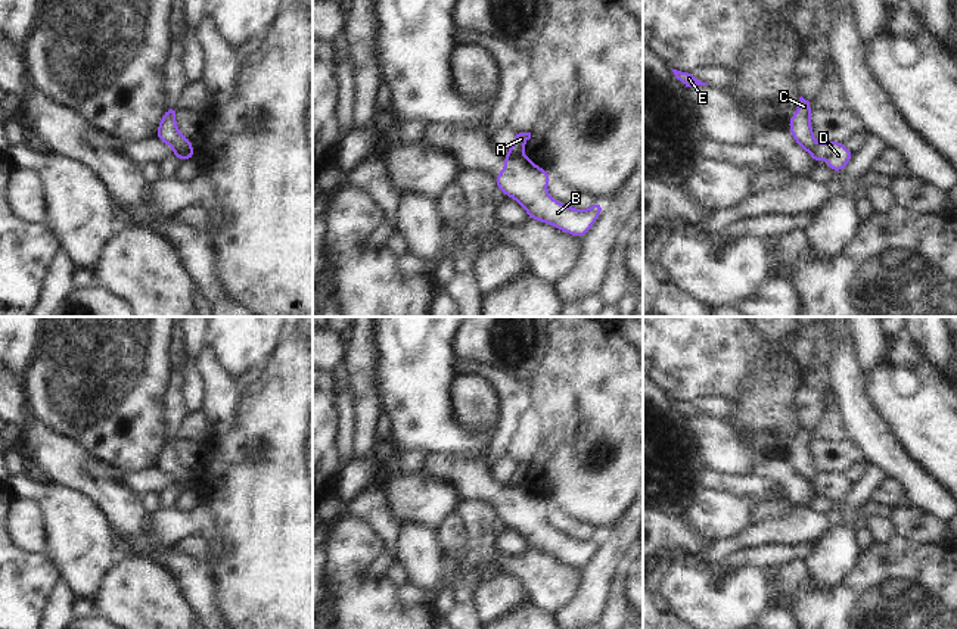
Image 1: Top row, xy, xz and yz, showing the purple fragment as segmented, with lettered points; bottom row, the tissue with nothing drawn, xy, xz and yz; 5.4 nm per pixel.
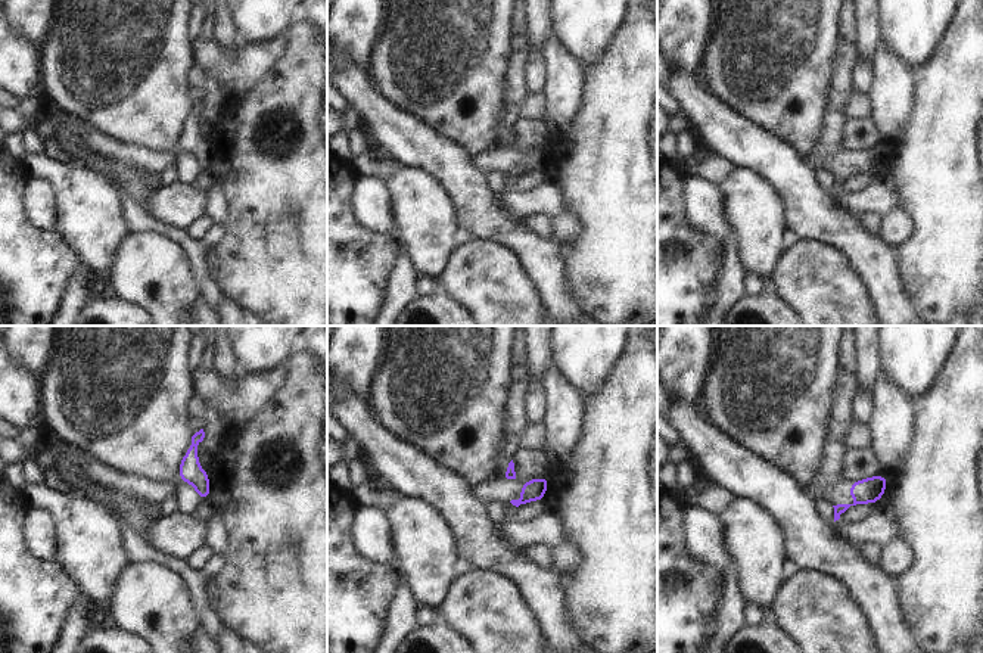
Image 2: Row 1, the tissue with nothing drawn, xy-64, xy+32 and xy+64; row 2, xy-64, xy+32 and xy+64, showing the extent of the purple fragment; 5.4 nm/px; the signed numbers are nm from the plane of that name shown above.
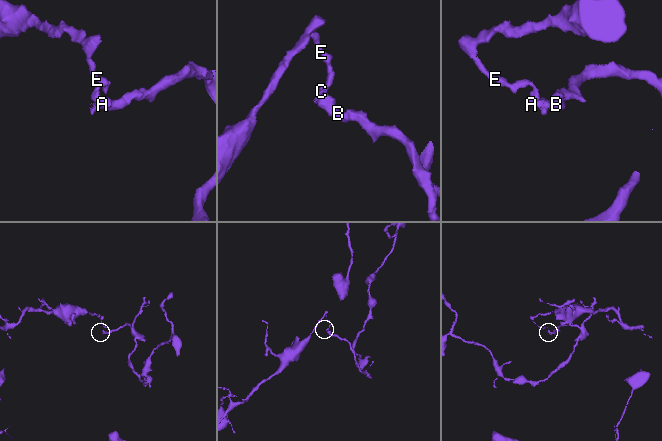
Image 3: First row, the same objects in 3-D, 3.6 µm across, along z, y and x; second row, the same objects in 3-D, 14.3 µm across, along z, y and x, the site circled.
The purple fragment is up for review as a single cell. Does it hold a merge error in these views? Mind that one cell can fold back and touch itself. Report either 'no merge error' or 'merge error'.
merge error

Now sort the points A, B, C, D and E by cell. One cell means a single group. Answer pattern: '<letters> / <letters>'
A C E / B D

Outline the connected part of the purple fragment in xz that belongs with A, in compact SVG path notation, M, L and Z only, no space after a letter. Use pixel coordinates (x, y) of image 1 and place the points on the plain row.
M519 463L515 465L515 471L512 473L507 485L509 486L518 486L522 483L526 471L531 468L531 463Z

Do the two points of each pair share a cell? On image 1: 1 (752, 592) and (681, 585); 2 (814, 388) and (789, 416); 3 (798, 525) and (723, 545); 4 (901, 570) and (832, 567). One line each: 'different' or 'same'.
1: same
2: different
3: same
4: different

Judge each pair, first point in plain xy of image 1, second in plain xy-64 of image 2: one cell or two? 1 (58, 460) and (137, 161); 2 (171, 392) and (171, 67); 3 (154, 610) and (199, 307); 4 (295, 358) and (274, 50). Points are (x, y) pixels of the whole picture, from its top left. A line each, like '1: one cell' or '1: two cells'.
1: two cells
2: two cells
3: two cells
4: two cells

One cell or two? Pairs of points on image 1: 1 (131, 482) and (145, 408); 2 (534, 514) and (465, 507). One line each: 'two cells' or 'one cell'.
1: two cells
2: two cells

